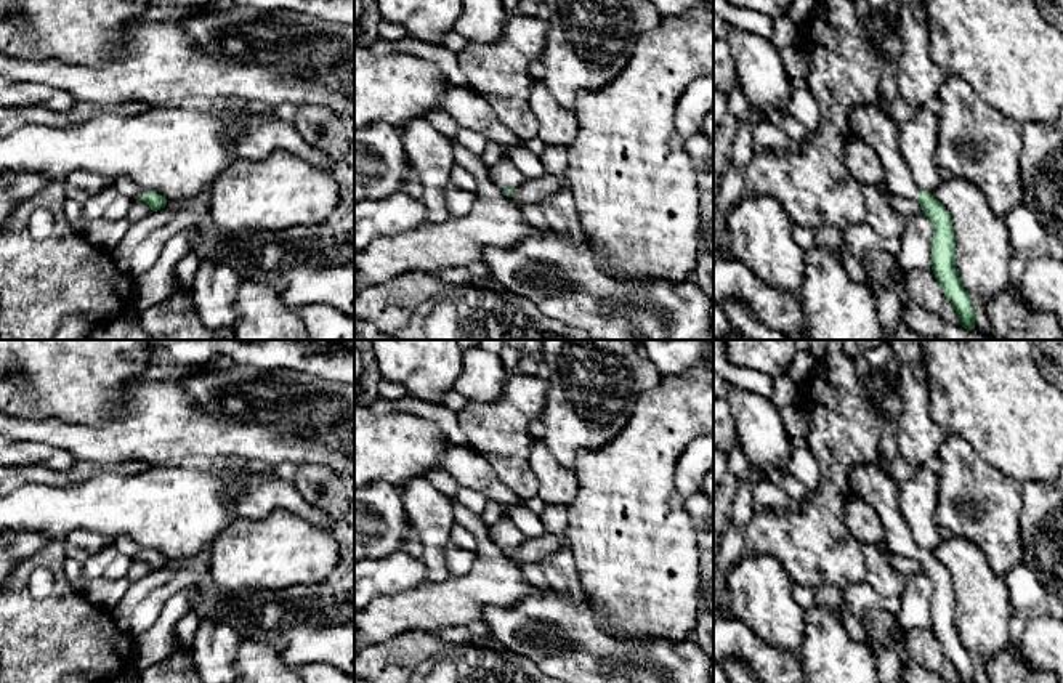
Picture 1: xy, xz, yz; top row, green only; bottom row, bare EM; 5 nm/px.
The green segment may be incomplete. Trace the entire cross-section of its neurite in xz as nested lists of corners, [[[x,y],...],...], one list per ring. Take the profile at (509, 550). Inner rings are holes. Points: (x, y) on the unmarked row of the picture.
[[[502,516],[492,524],[489,527],[489,537],[507,556],[513,553],[516,545],[526,540],[526,535],[516,527],[510,516]]]

